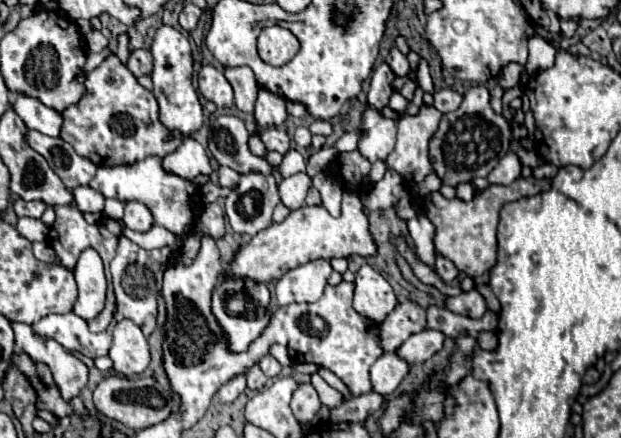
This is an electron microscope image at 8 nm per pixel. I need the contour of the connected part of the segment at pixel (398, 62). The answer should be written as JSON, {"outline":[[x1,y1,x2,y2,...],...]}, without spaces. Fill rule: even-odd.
{"outline":[[392,48,392,50,390,50,386,62,388,62,388,66,392,68,392,72,394,72,396,76,400,76,400,78,404,78,404,76,408,74,408,70,410,70,410,64,408,64,406,56,404,56,398,48]]}

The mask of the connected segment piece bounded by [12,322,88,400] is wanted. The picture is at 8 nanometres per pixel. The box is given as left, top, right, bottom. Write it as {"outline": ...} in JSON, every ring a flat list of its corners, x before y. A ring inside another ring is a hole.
{"outline":[[12,322,12,330,16,346,20,346,34,362,44,362,50,368,54,382,58,384,66,400,80,394,80,390,88,382,86,364,82,360,78,360,72,352,64,350,64,346,60,346,58,342,34,336,28,324]]}

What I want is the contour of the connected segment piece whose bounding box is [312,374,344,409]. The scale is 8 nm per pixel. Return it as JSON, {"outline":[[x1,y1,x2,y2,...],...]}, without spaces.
{"outline":[[312,374,312,386,316,388,321,403,330,409,336,408,344,402,342,394,338,390,330,388,319,374]]}

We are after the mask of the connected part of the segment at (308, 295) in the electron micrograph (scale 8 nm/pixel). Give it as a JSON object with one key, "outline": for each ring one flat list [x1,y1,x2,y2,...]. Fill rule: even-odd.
{"outline":[[314,260,296,270,288,270,276,282,276,298,280,306,292,302,316,302,324,292,330,272,332,266,328,260]]}

